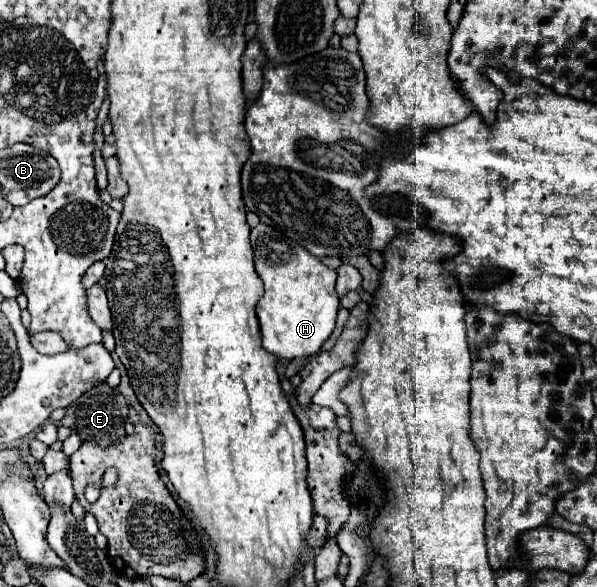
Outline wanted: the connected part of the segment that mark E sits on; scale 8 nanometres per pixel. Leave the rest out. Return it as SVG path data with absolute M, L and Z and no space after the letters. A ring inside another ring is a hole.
M99 384L77 400L79 408L75 410L77 420L73 430L81 436L83 442L93 440L101 446L125 436L123 422L127 420L129 406L117 388Z

